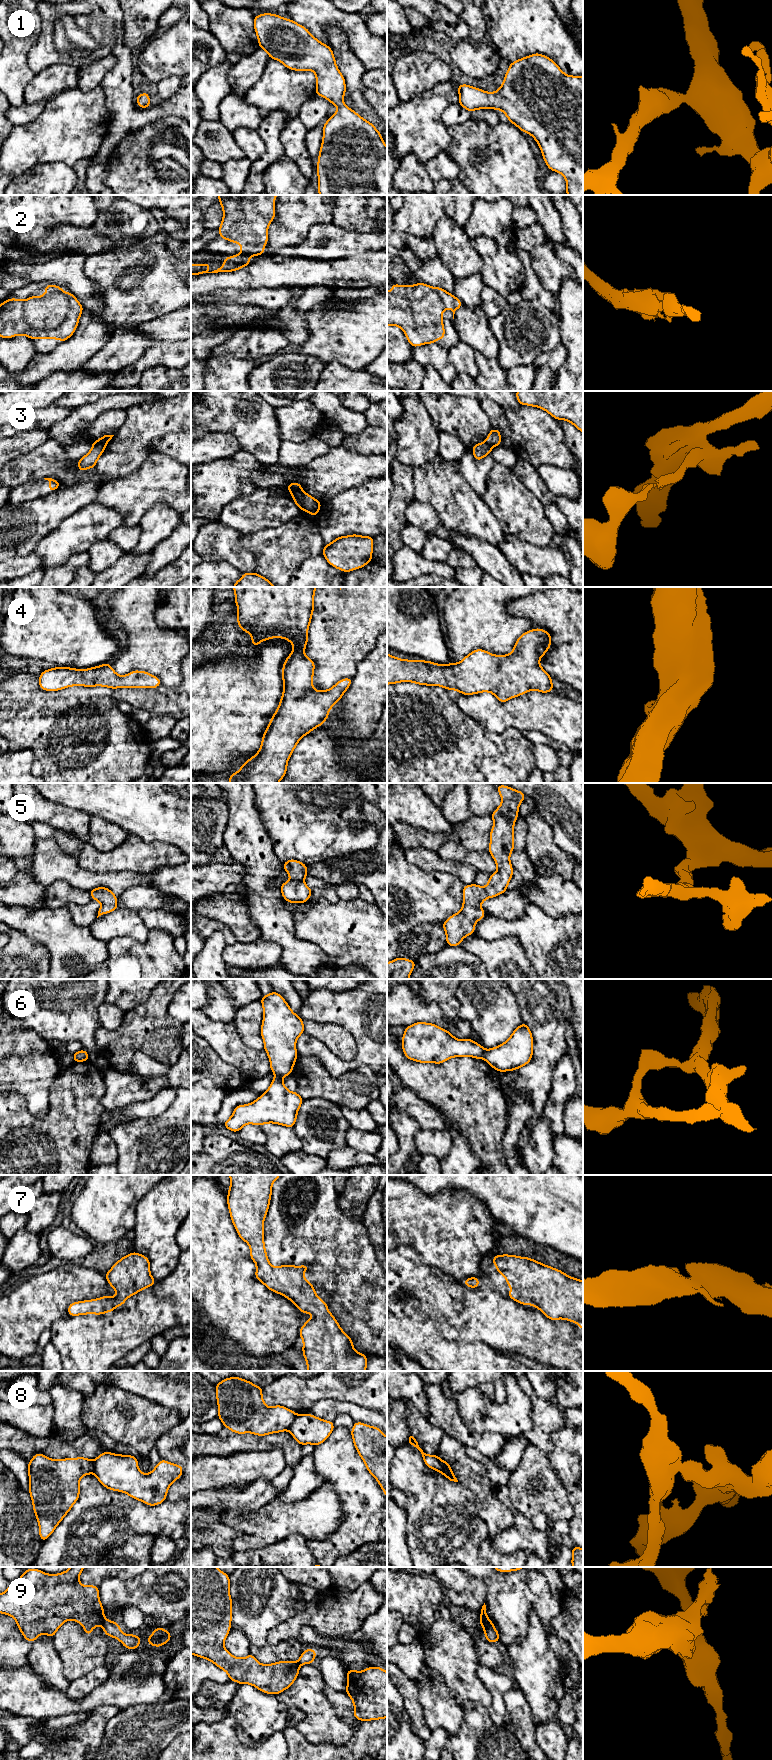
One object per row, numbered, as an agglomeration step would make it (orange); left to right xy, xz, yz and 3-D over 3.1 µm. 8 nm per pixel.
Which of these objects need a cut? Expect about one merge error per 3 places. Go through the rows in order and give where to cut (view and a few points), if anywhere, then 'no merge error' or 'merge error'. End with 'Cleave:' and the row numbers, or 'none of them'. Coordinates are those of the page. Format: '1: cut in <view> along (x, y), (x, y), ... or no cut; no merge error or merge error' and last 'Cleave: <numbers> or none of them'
1: no cut; no merge error
2: no cut; no merge error
3: cut in xz along (301, 488), (291, 493); merge error
4: no cut; no merge error
5: no cut; no merge error
6: cut in yz along (485, 1050), (483, 1057); merge error
7: no cut; no merge error
8: cut in xz along (297, 1415), (287, 1429); merge error
9: cut in xy along (104, 1617), (101, 1624); merge error
Cleave: 3, 6, 8, 9

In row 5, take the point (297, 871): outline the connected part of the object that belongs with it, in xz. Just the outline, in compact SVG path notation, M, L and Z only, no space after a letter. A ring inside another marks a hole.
M290 859L283 863L283 868L291 879L280 885L283 898L289 903L307 902L312 893L312 889L303 882L308 875L307 865L295 859Z

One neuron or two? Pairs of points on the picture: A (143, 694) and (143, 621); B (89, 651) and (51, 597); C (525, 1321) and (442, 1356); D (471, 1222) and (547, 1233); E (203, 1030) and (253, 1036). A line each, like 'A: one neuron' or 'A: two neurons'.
A: two neurons
B: one neuron
C: two neurons
D: two neurons
E: two neurons

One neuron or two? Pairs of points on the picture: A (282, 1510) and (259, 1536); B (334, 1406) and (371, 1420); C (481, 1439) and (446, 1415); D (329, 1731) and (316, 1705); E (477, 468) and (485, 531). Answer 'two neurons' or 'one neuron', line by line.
A: one neuron
B: one neuron
C: one neuron
D: one neuron
E: two neurons

